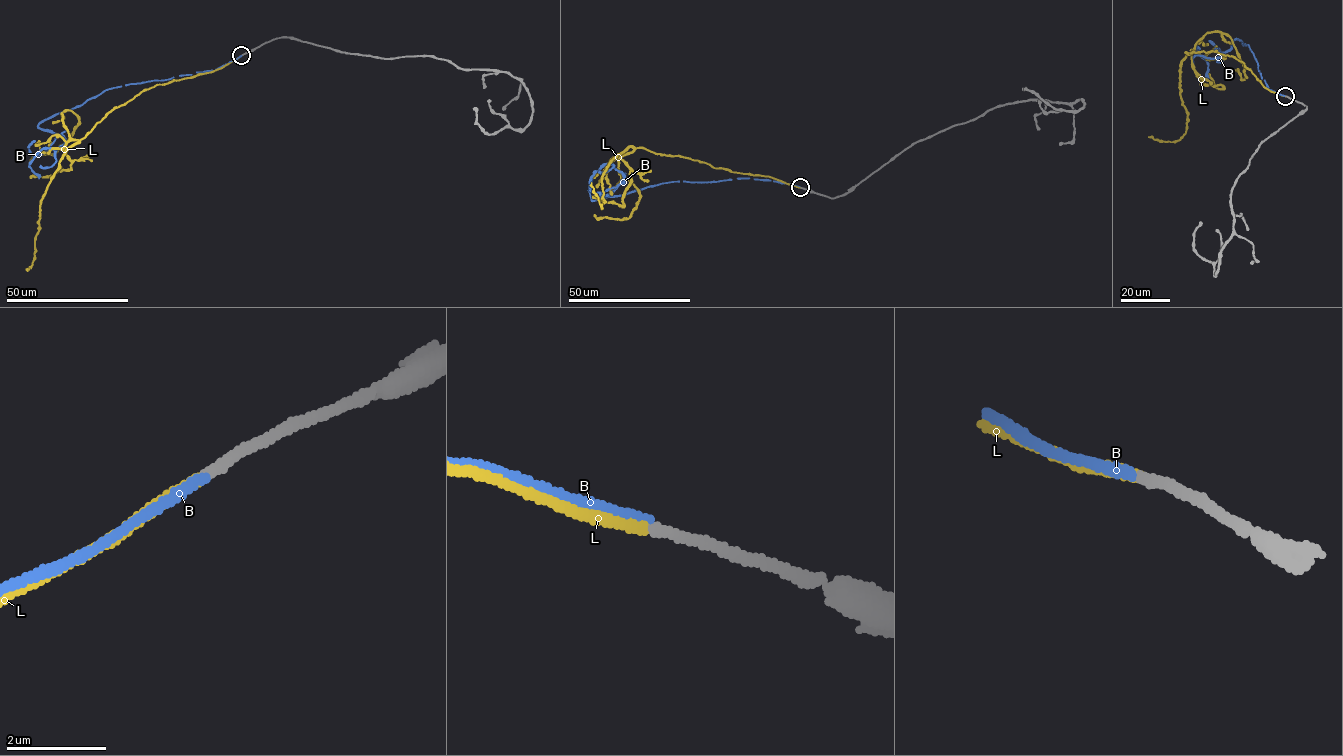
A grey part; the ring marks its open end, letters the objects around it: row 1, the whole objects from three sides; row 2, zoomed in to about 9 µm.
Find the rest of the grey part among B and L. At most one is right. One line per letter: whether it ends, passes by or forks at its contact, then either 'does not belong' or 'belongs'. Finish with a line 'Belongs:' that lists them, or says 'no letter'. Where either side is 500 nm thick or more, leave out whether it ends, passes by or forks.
B: it ends there; does not belong
L: it ends there; belongs
Belongs: L

